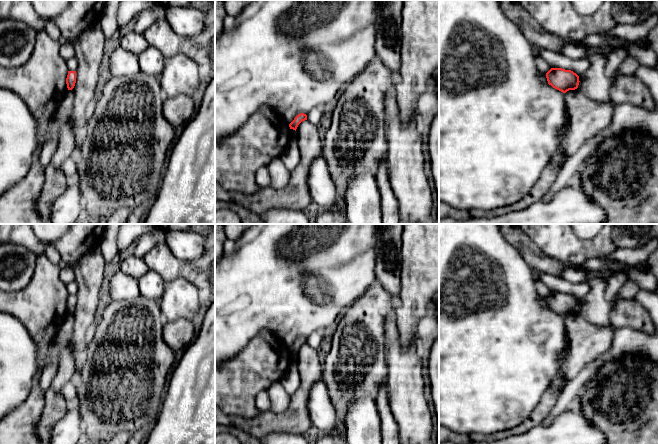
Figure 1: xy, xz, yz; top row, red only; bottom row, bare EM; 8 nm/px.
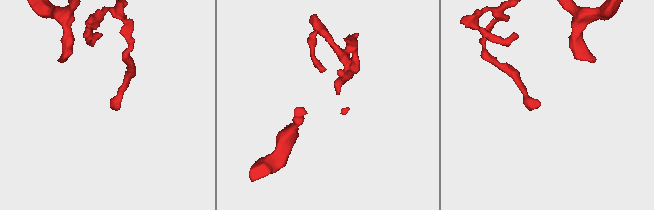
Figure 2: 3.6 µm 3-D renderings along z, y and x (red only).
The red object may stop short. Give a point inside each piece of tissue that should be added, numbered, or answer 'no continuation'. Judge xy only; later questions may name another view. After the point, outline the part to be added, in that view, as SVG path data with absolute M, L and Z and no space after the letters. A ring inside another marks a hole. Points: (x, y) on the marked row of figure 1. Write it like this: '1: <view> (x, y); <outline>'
no continuation

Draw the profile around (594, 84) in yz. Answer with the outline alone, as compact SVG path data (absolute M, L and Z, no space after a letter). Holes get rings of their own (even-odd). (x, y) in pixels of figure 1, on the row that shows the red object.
M586 46L585 58L590 62L590 67L578 75L580 82L577 90L601 102L613 102L609 97L610 80L605 75L608 57L609 54L601 47Z

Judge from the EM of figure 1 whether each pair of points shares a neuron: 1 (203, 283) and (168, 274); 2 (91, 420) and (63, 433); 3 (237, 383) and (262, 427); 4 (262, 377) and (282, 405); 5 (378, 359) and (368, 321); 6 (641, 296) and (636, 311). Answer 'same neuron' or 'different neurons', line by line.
1: same neuron
2: different neurons
3: different neurons
4: different neurons
5: same neuron
6: different neurons

